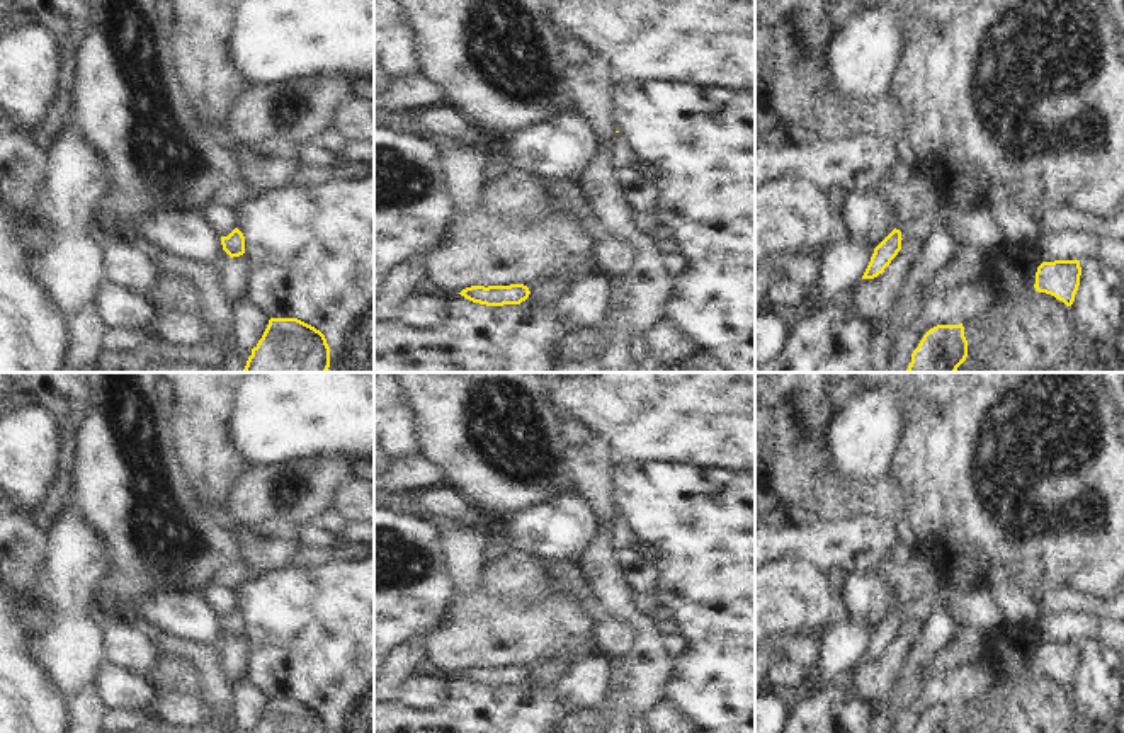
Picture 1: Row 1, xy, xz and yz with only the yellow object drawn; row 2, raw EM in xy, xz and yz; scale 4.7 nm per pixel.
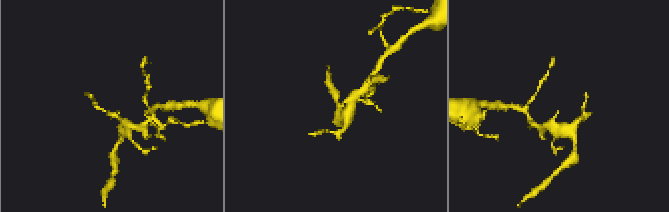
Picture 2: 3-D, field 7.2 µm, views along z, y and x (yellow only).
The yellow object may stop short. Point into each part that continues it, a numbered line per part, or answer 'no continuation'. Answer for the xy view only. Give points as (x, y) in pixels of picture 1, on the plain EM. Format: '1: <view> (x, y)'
no continuation

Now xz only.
no continuation

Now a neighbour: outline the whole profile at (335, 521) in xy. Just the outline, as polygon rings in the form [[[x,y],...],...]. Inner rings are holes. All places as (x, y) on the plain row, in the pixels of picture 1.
[[[335,509],[321,517],[316,517],[313,524],[320,529],[342,536],[347,531],[349,519],[338,509]]]

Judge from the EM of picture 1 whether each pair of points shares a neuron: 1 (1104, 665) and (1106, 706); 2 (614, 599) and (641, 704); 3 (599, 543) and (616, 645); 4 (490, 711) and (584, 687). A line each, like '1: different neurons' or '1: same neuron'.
1: same neuron
2: same neuron
3: different neurons
4: same neuron

